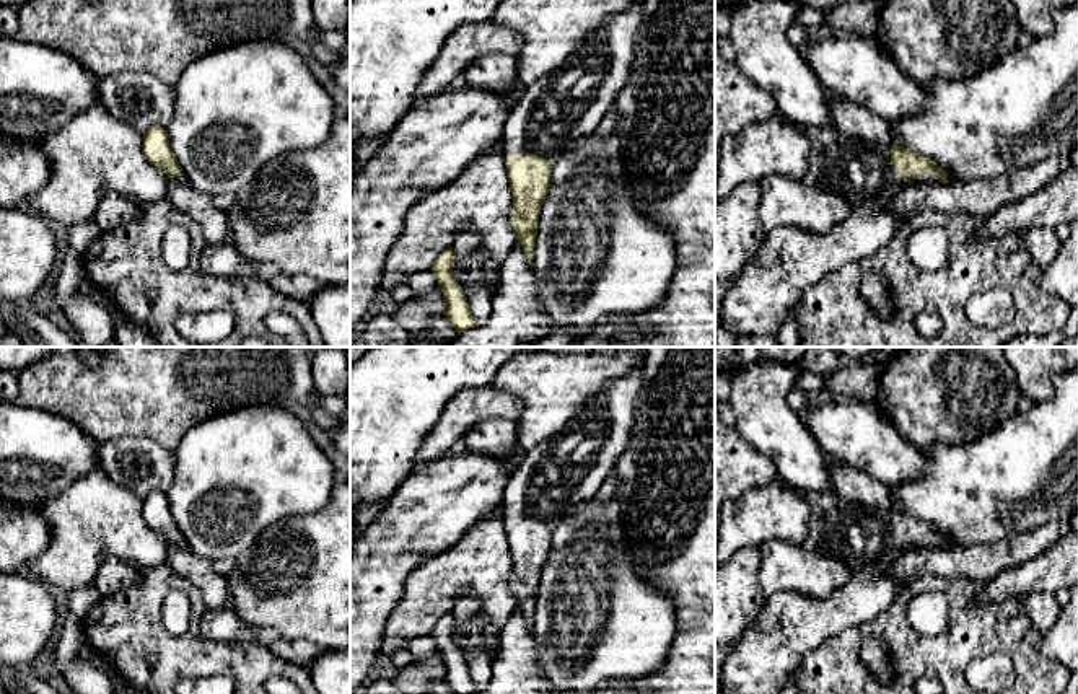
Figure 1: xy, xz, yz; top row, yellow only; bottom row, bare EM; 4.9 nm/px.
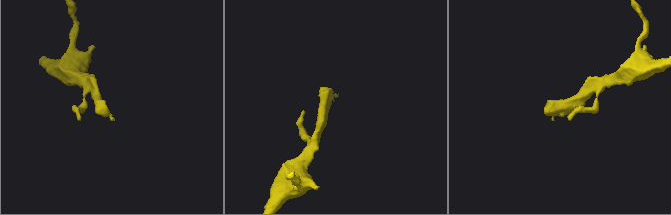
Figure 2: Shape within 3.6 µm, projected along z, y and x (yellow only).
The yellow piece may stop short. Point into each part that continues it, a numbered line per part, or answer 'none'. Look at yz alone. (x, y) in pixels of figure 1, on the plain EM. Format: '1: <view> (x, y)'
1: yz (860, 536)

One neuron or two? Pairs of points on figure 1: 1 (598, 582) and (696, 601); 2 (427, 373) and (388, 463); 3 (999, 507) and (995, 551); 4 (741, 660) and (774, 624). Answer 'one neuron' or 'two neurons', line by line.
1: two neurons
2: one neuron
3: two neurons
4: one neuron

